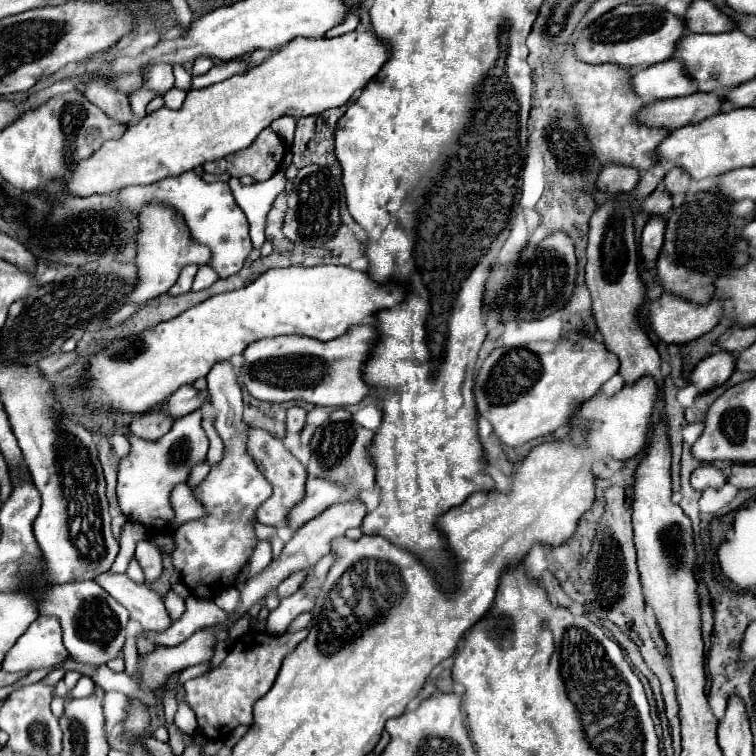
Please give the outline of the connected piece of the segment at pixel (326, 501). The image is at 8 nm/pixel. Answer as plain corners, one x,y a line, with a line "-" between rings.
310,478
306,482
306,496
304,500
294,506
288,514
288,528
294,532
298,526
308,522
310,518
318,516
328,506
346,500
346,486
340,486
336,482
328,482
324,478

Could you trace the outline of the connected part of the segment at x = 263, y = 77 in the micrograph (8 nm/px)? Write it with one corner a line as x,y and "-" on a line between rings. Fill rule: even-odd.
354,30
338,38
320,38
320,40
294,38
294,42
286,44
268,60
264,60
260,66
250,68
242,76
232,76
224,82
212,84
202,90
188,90
188,96
180,110
170,110
164,106
144,116
138,124
128,126
122,138
104,142
102,148
96,150
90,158
78,162
72,174
66,174
62,178
64,188
68,194
82,198
94,194
110,194
134,184
152,184
168,176
178,176
182,172
194,170
196,166
202,166
208,160
224,158
232,152
248,148
256,140
256,136
266,126
270,126
272,120
280,116
300,118
320,114
328,108
344,106
350,100
350,94
354,90
362,90
380,72
380,68
388,62
388,58
390,58
390,46
382,42
374,34
374,30
366,32

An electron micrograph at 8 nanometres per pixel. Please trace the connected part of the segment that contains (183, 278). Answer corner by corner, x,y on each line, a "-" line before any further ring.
186,266
186,268
180,272
178,282
170,288
170,294
172,294
172,296
180,296
180,294
190,292
190,286
192,286
192,282
194,282
196,270
198,270
198,266

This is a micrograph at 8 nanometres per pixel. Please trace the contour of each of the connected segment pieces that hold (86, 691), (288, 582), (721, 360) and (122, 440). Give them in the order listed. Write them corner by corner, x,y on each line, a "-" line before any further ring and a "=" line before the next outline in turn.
82,676
70,696
72,698
88,698
92,694
92,690
94,690
94,682
88,676
=
298,570
296,574
290,574
276,590
276,594
278,594
278,598
286,598
286,596
290,596
290,594
294,594
300,586
302,586
302,582
304,582
304,578
306,578
306,570
=
726,350
714,352
702,362
698,362
698,366
690,374
690,382
698,388
698,392
712,390
732,376
732,372
736,370
734,364
736,364
734,354
728,354
=
114,434
110,438
110,446
114,448
114,452
118,454
118,458
126,458
130,454
130,442
126,436
120,436
120,434

